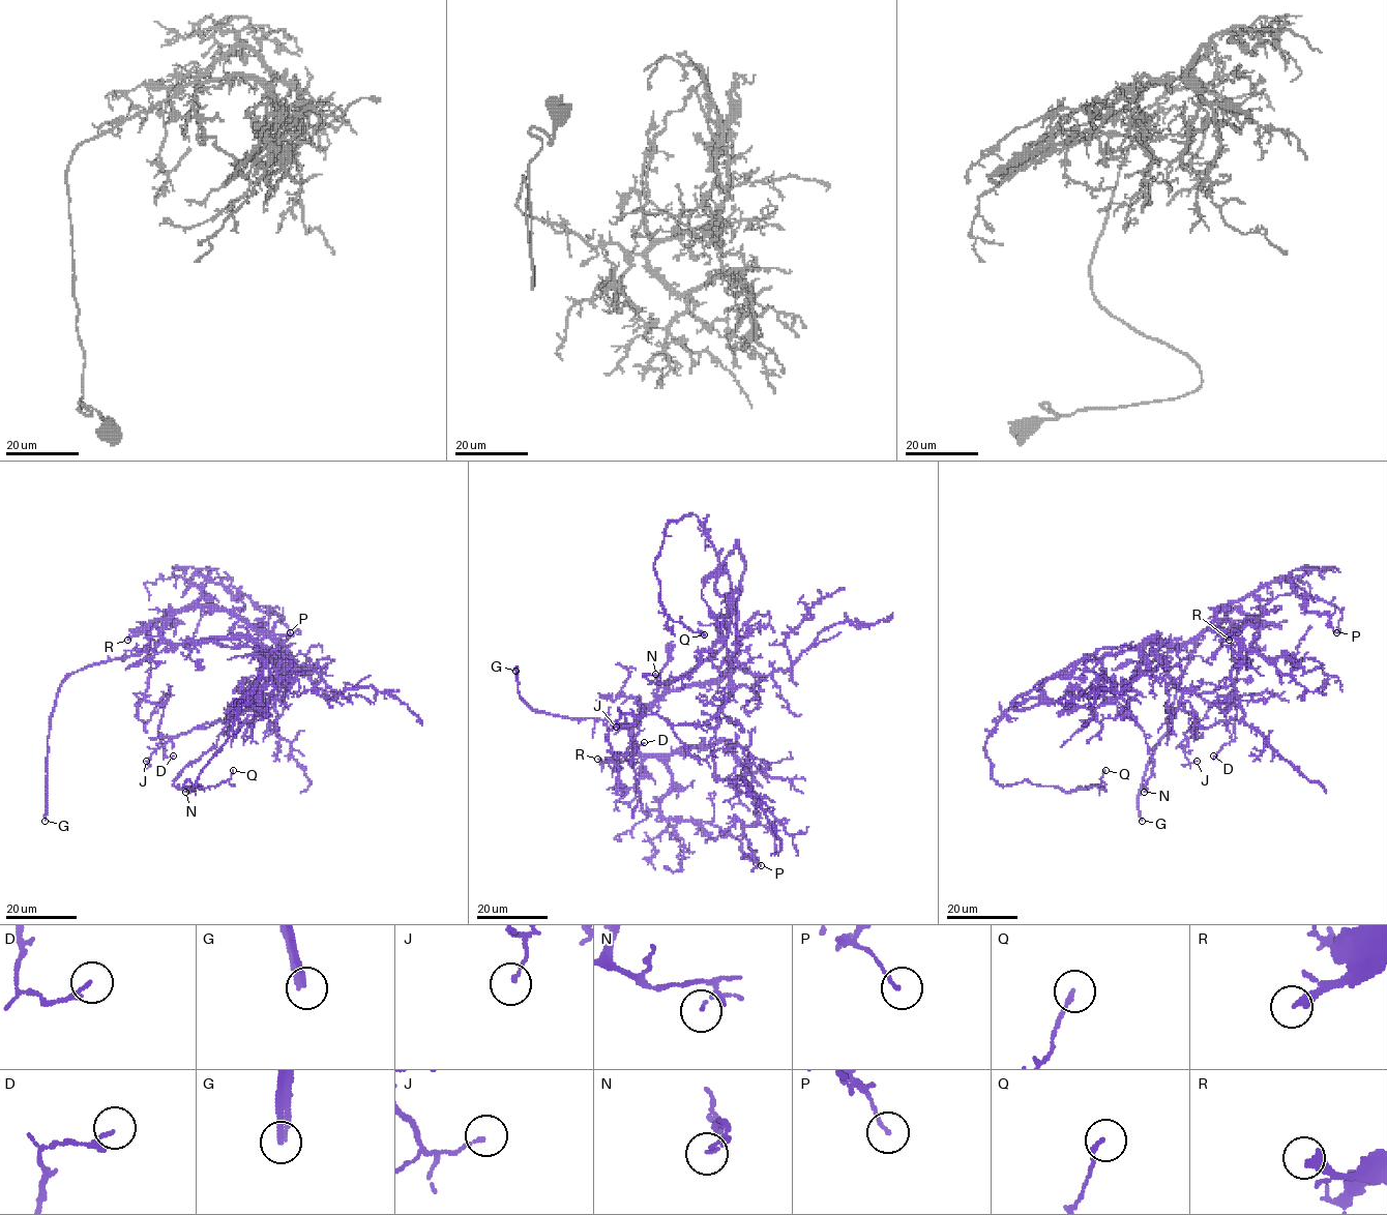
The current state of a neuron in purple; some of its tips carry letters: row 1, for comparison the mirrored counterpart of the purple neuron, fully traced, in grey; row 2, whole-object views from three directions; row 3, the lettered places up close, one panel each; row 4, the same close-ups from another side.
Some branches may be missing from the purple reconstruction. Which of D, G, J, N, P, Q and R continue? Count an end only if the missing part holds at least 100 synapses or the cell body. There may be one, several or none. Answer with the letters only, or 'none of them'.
G

